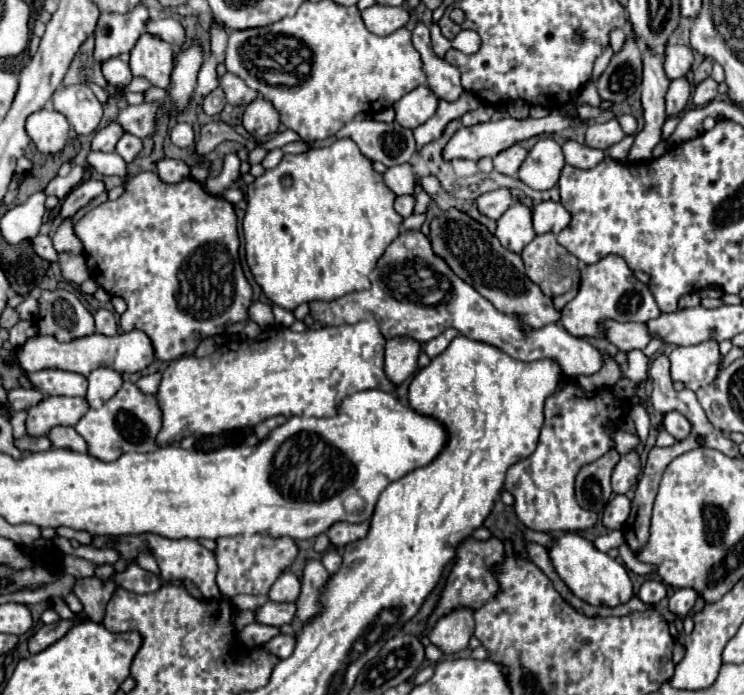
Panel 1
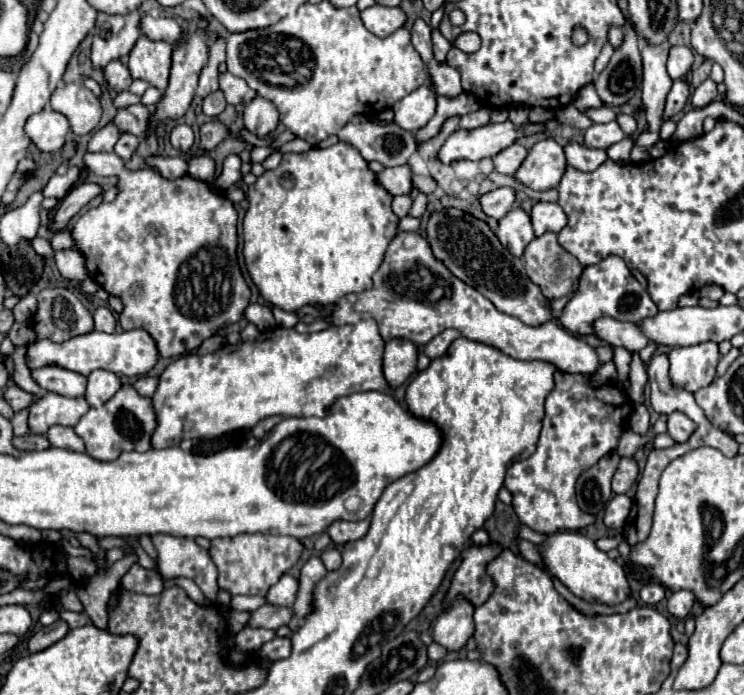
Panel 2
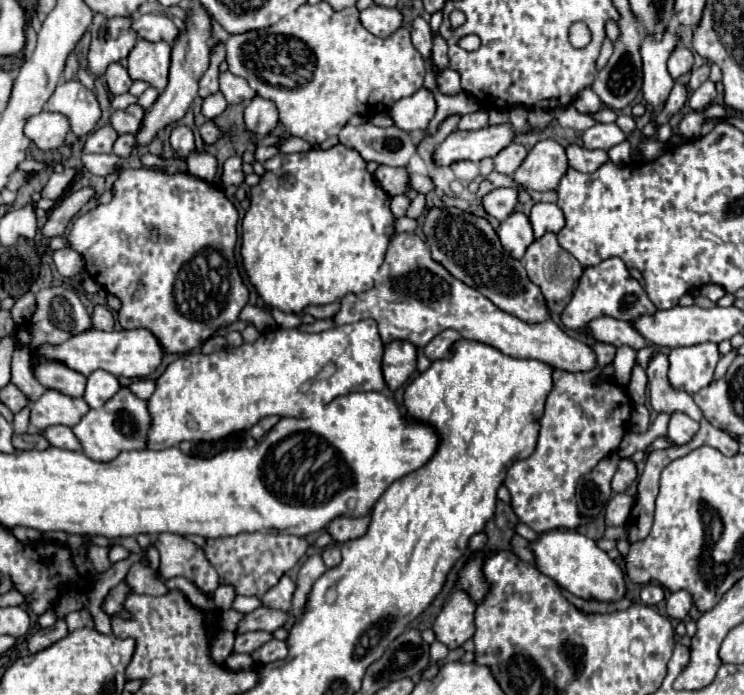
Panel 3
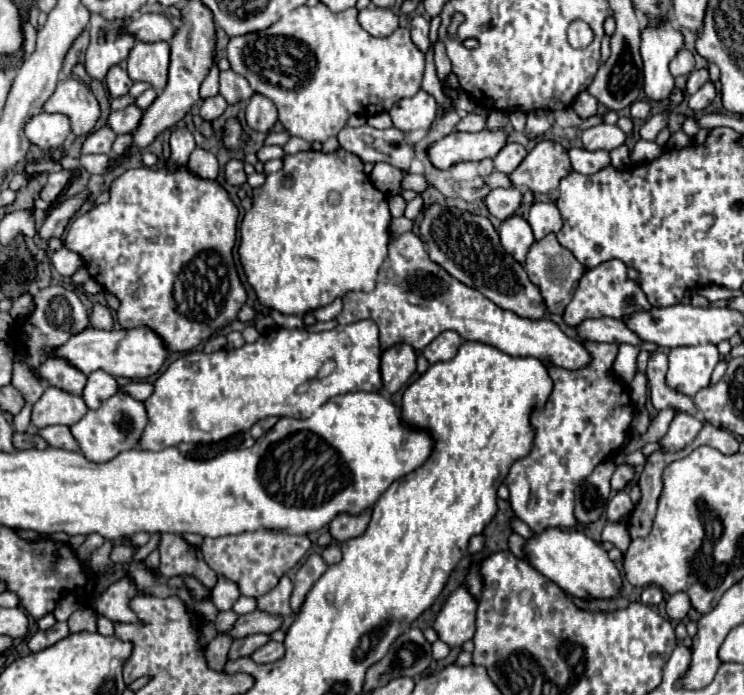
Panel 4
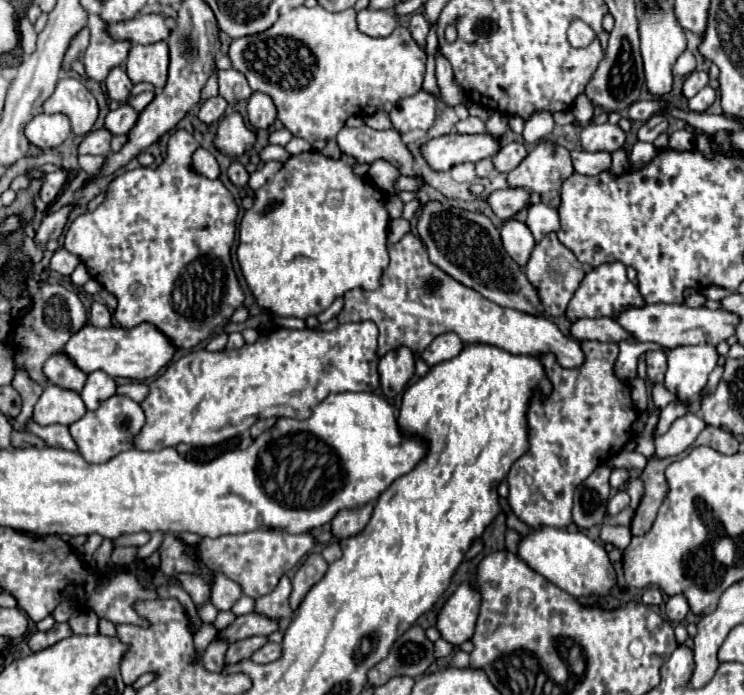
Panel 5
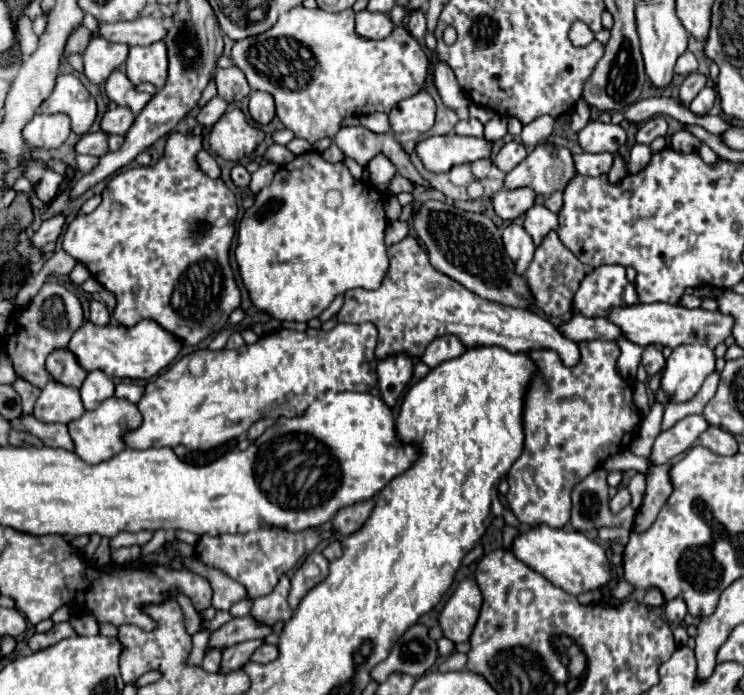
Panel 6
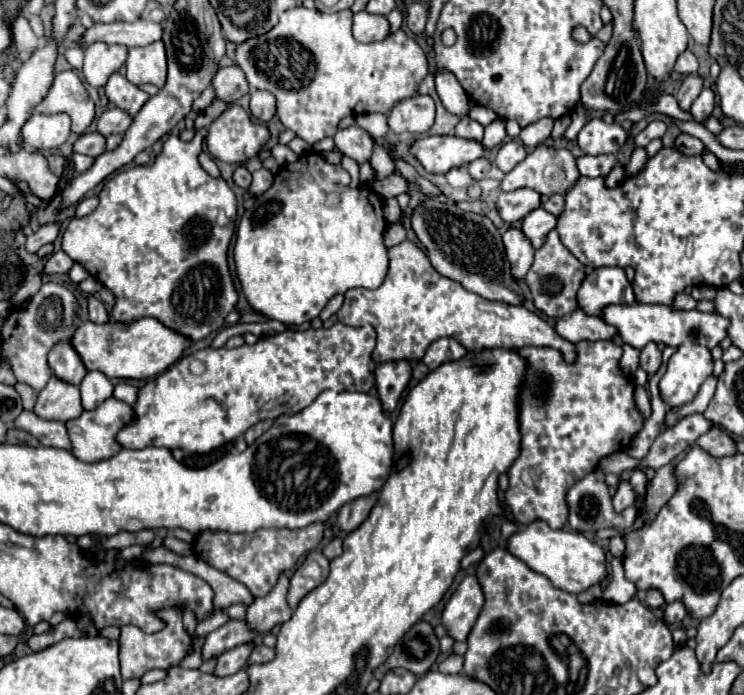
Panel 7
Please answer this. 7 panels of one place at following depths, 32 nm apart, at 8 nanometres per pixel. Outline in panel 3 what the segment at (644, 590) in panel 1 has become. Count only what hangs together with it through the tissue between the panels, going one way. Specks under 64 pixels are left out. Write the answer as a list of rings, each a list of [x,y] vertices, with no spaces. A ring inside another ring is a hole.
[[[648,584],[642,588],[642,602],[648,606],[656,606],[664,598],[664,590],[656,584]]]

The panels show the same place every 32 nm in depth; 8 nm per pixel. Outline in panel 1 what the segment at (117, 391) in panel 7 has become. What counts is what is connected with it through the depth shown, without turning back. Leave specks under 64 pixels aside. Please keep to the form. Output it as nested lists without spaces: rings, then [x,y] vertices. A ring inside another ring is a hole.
[[[150,374],[150,376],[142,376],[138,382],[136,382],[138,390],[144,392],[144,394],[154,394],[156,388],[160,386],[160,374]]]

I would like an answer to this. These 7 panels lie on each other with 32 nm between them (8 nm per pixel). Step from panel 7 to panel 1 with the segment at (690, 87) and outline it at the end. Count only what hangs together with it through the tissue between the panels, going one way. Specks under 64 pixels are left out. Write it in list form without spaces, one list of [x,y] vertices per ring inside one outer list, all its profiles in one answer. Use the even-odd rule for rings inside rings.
[[[704,58],[704,62],[694,70],[694,84],[700,84],[702,80],[706,80],[712,72],[712,60]]]

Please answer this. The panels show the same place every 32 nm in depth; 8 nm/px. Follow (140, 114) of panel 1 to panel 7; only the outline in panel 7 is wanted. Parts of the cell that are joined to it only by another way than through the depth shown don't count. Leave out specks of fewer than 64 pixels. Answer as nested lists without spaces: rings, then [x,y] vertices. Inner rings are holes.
[[[112,108],[112,110],[104,110],[98,118],[98,124],[96,124],[96,130],[102,134],[102,136],[110,136],[114,132],[118,134],[124,134],[128,124],[132,122],[132,118],[126,114],[126,112],[120,112],[118,108]]]

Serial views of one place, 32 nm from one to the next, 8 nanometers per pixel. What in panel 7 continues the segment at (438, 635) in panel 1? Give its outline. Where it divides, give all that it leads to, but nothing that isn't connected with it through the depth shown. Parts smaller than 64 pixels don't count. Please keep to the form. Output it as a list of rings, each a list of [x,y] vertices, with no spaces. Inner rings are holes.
[[[466,576],[458,590],[448,600],[444,612],[442,612],[442,624],[450,630],[448,634],[454,640],[466,640],[468,632],[472,630],[472,624],[476,622],[476,616],[480,614],[484,604],[484,592],[476,576]]]

